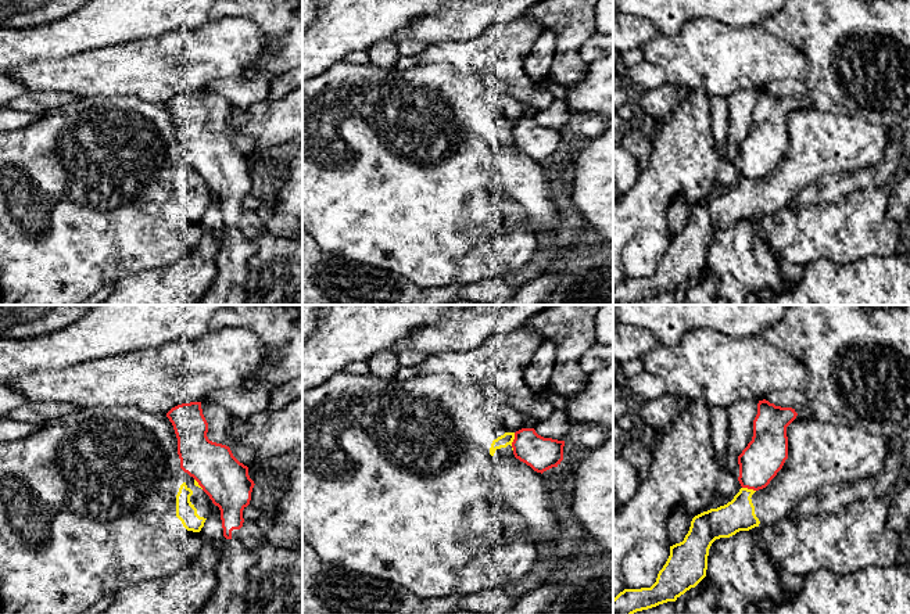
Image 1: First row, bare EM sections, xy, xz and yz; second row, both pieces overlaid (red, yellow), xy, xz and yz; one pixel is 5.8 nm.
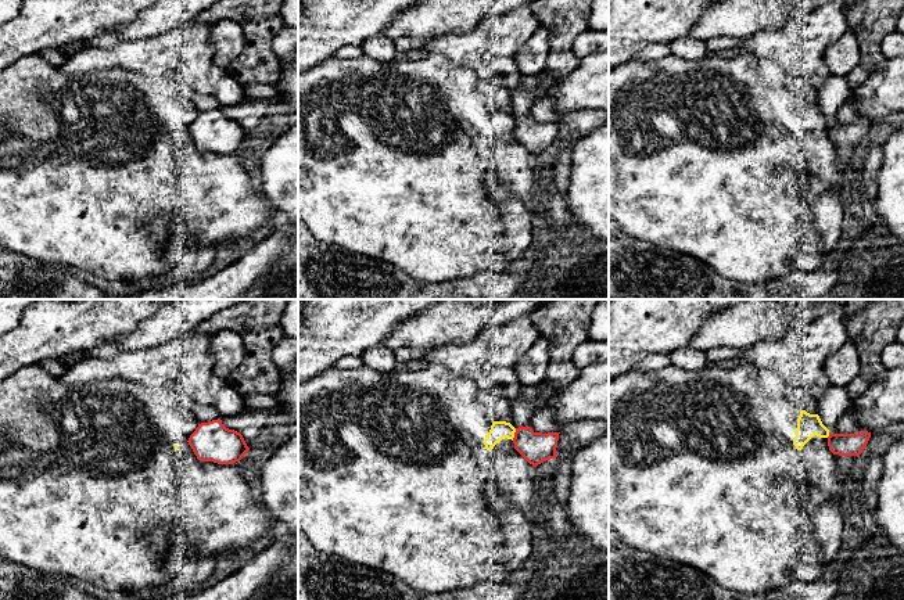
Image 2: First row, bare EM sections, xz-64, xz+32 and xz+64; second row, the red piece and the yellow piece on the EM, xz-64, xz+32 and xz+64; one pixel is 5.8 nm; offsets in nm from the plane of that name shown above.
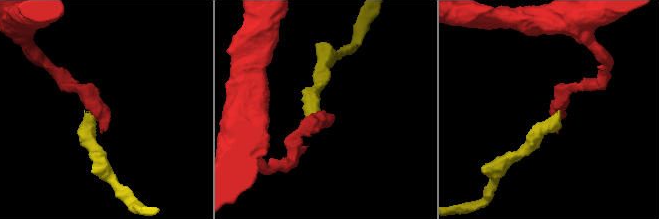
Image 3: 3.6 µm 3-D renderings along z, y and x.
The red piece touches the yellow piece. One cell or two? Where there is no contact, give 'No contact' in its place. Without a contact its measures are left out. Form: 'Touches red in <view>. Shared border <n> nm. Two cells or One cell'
Touches red in xz. Shared border 110 nm. Two cells

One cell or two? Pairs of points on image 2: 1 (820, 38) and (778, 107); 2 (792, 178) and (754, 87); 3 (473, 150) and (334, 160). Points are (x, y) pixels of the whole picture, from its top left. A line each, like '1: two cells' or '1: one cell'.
1: one cell
2: one cell
3: one cell

